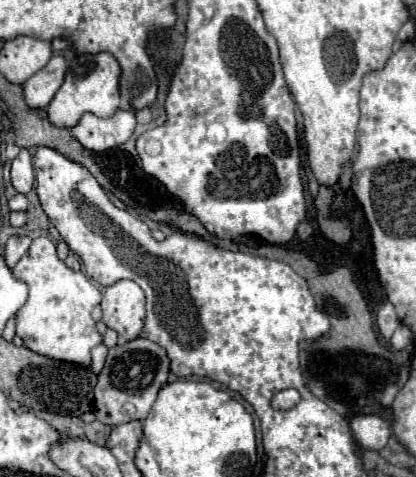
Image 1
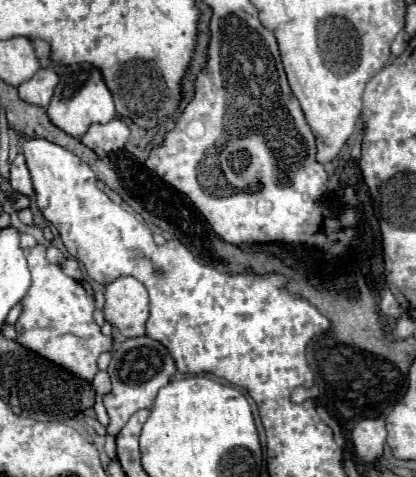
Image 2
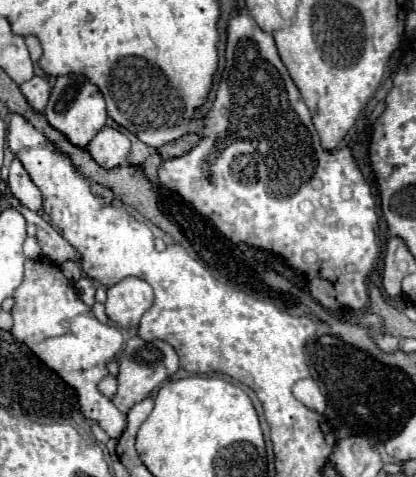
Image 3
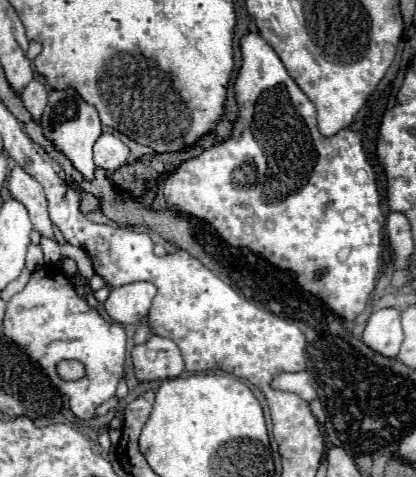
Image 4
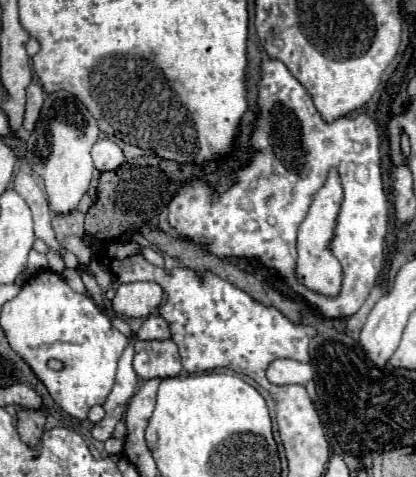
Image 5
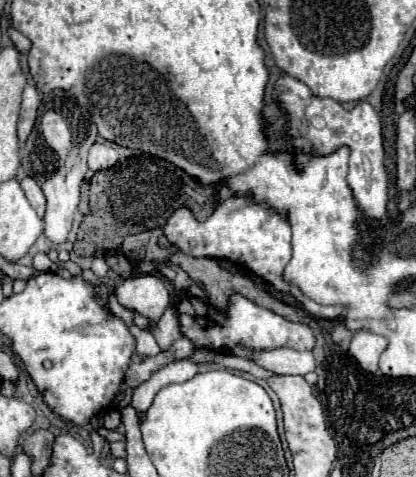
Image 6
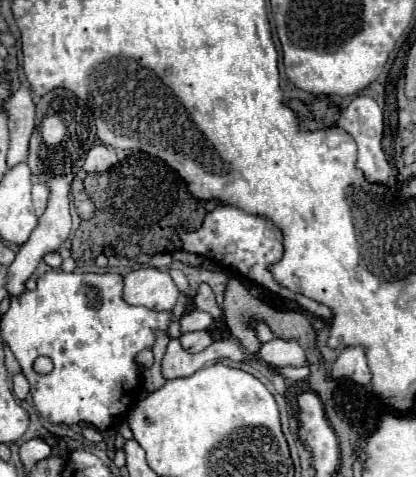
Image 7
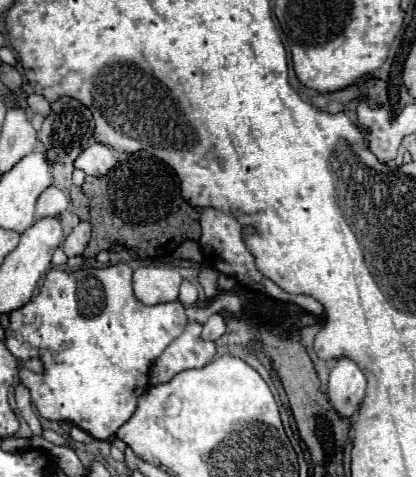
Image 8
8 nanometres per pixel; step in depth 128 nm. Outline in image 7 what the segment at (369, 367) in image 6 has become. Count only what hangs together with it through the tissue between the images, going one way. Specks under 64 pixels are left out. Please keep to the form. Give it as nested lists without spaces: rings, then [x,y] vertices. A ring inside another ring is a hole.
[[[352,346],[352,348],[344,348],[340,352],[340,356],[336,358],[334,366],[332,366],[332,378],[334,380],[352,380],[360,386],[370,386],[370,368],[366,364],[366,356],[364,356],[364,348],[362,346]]]

